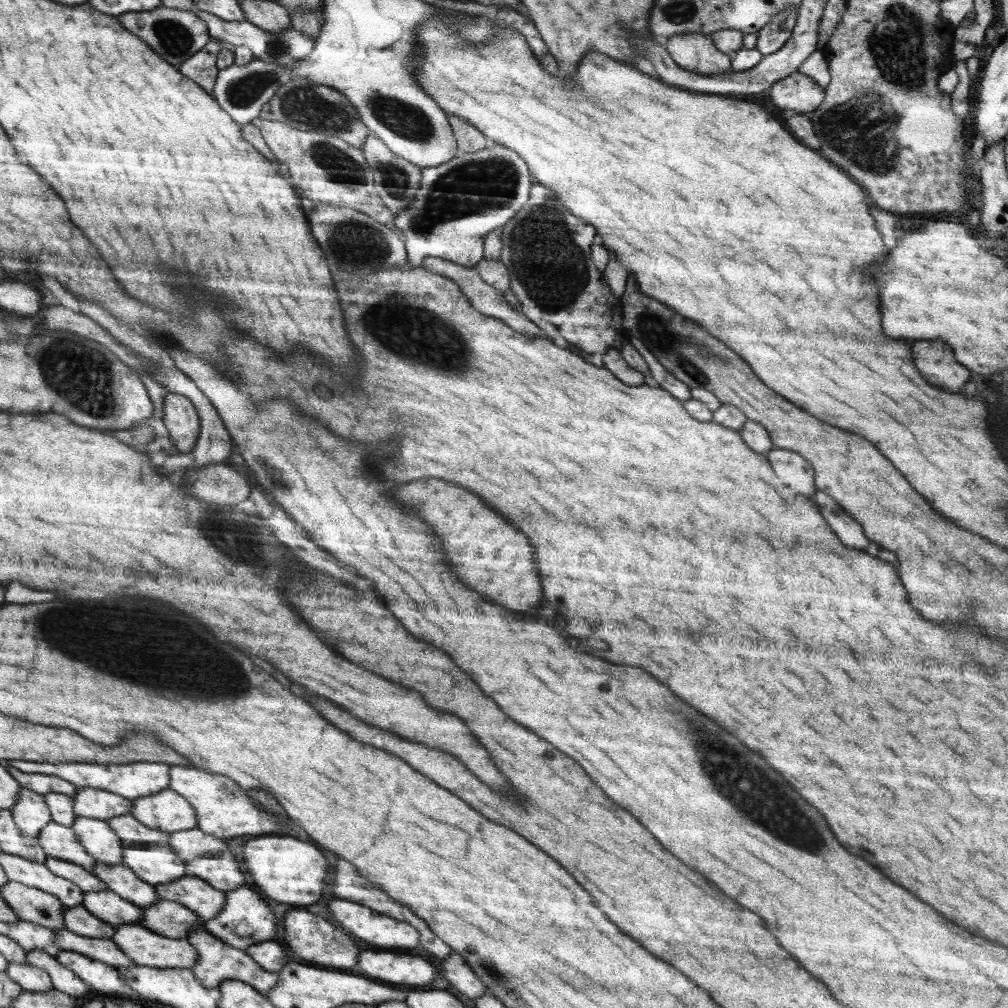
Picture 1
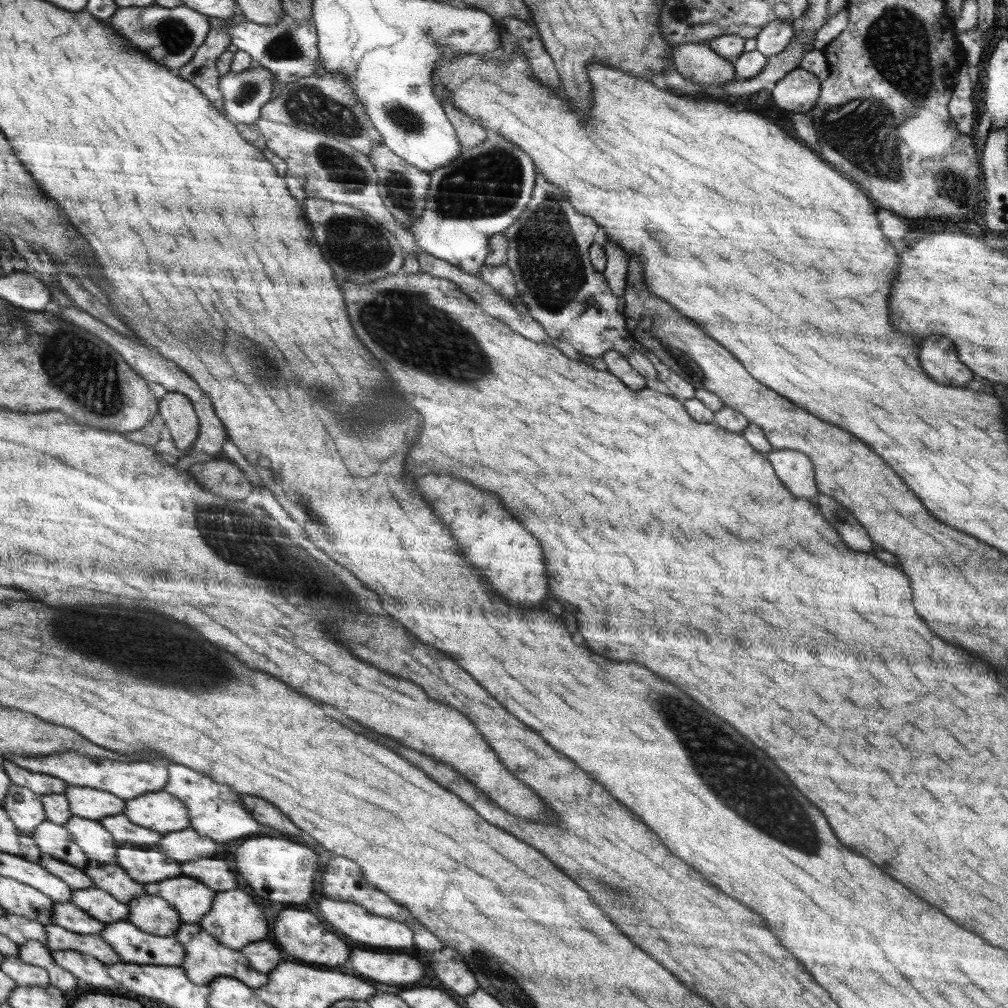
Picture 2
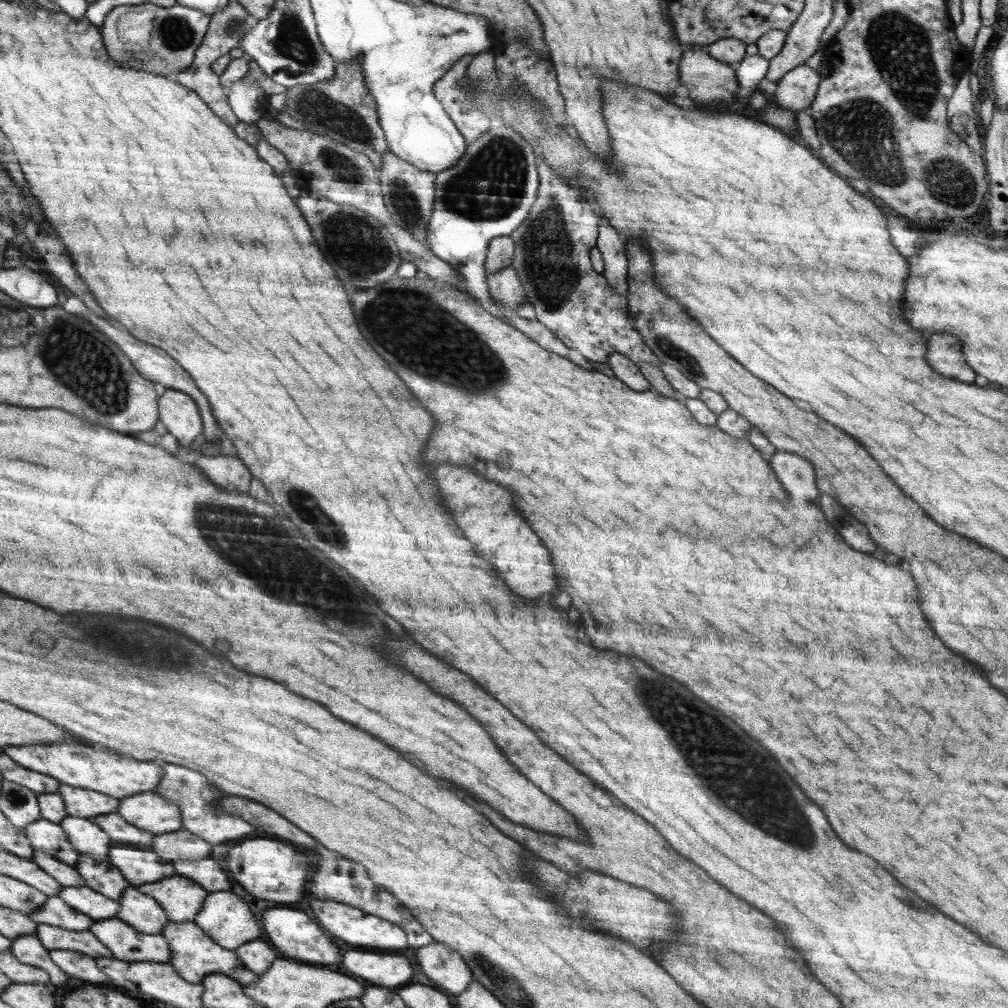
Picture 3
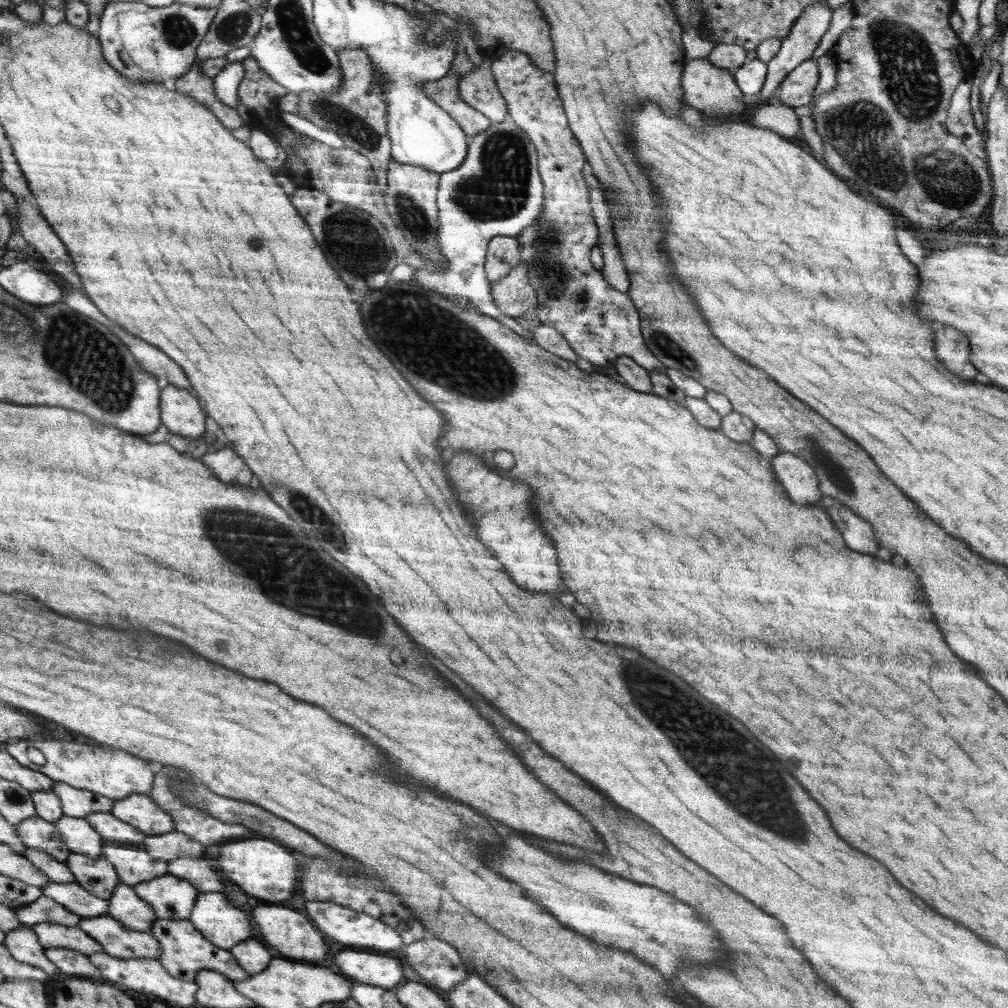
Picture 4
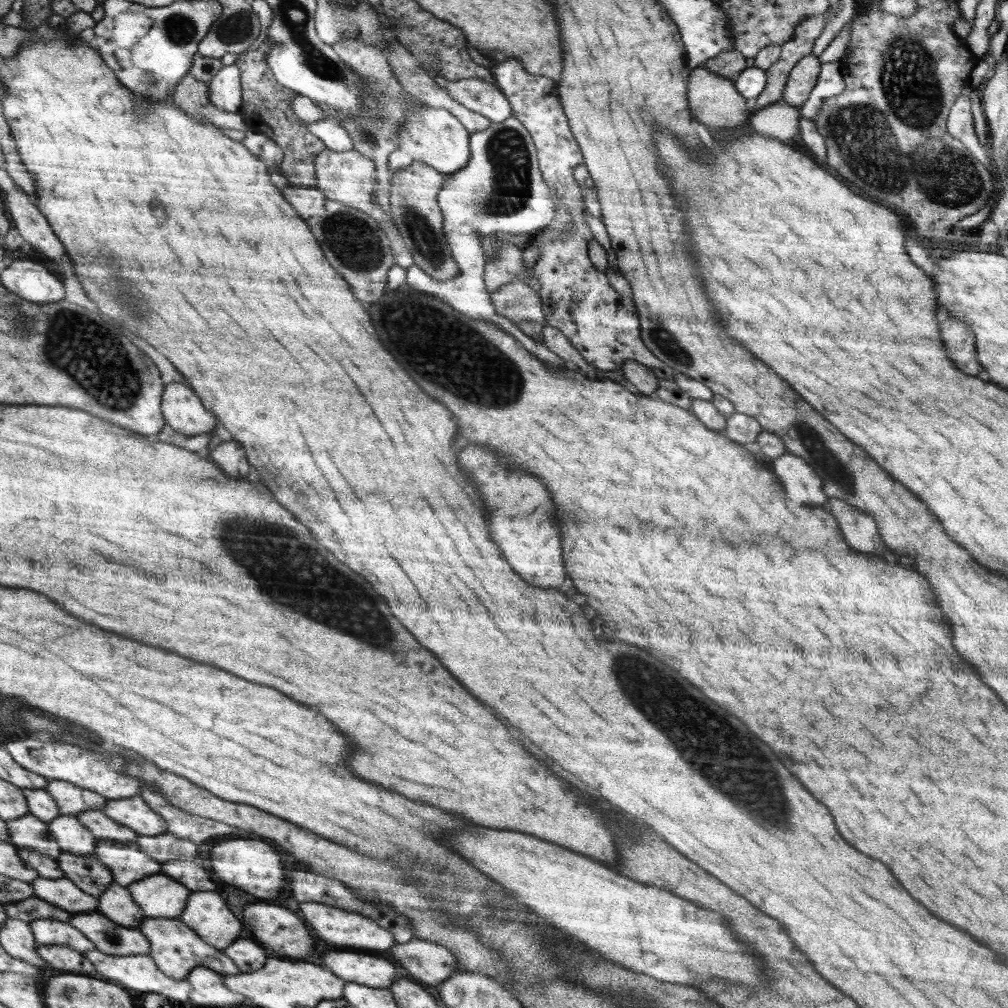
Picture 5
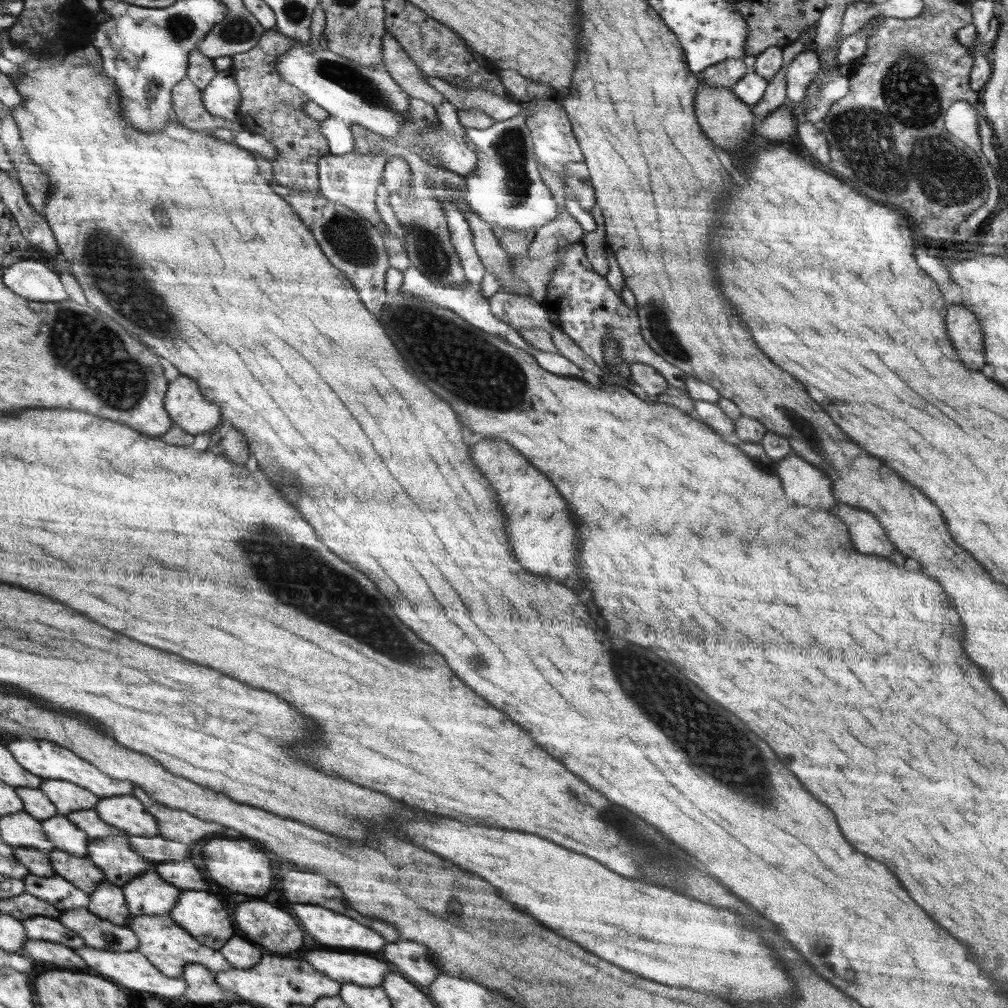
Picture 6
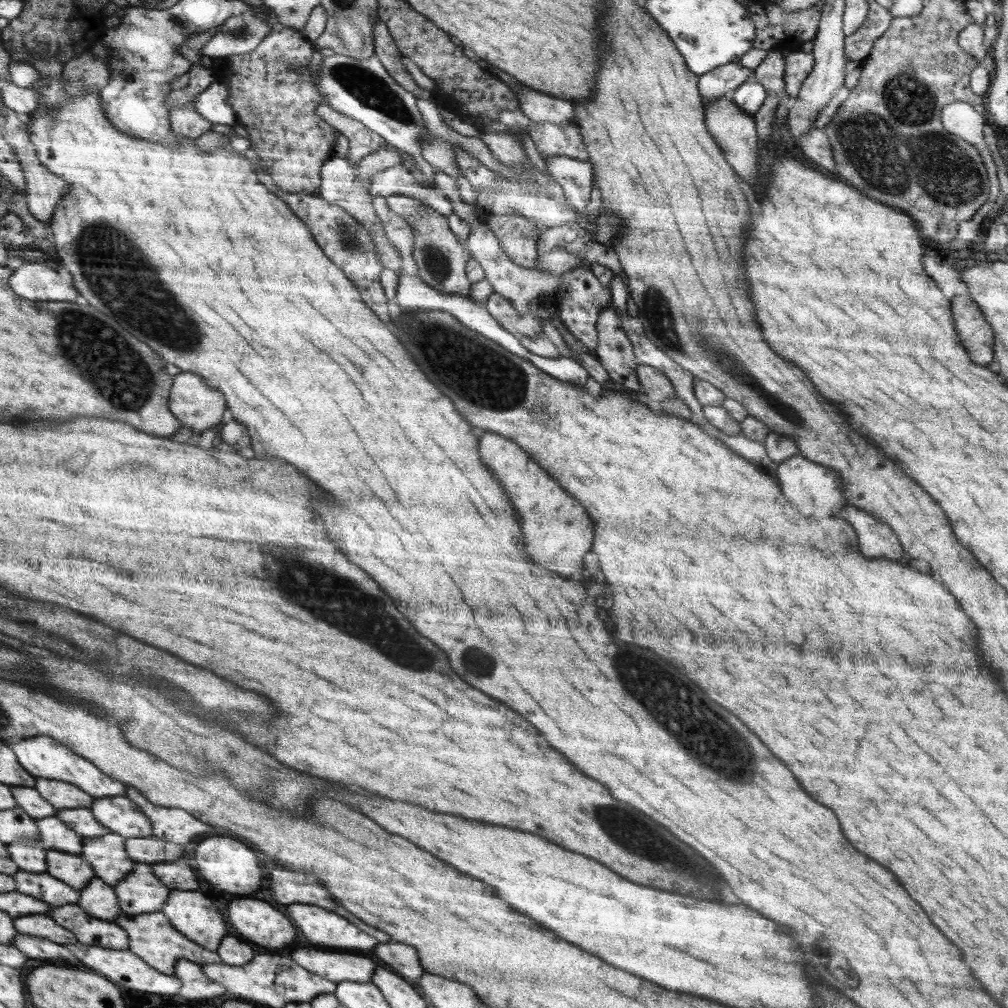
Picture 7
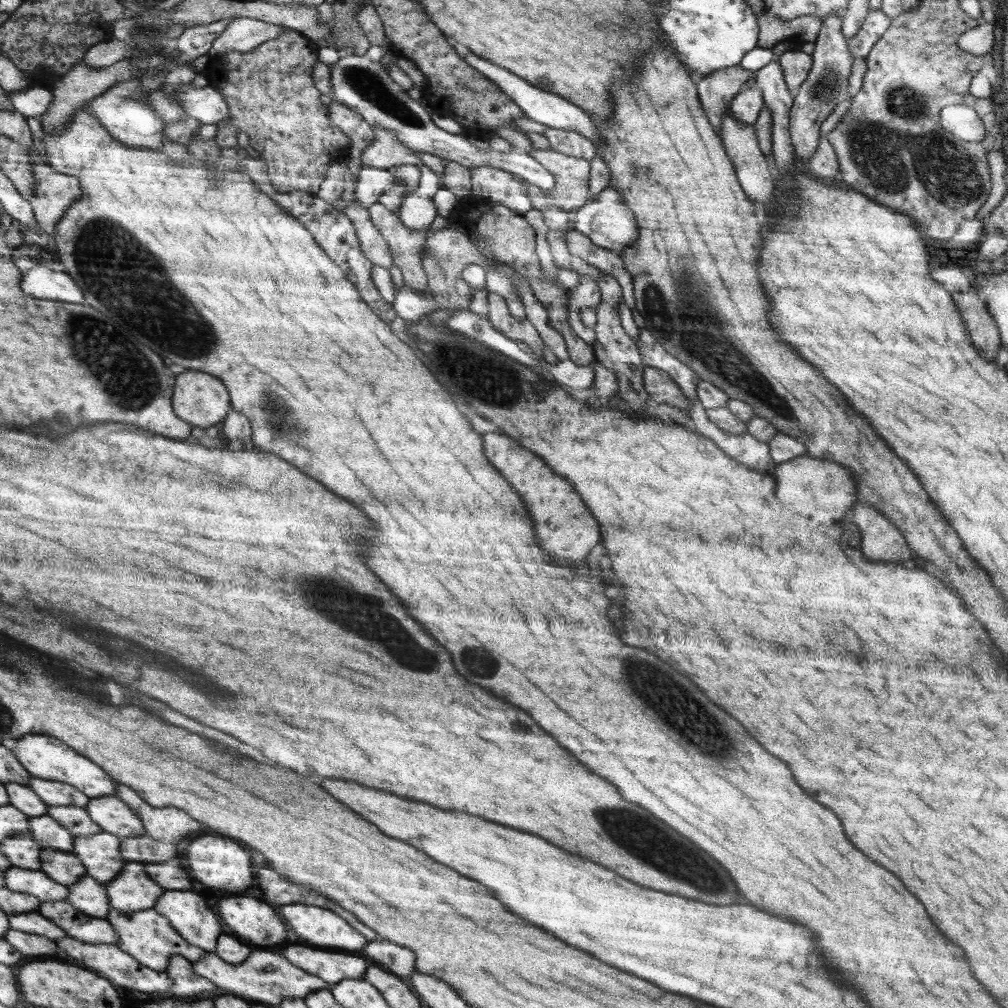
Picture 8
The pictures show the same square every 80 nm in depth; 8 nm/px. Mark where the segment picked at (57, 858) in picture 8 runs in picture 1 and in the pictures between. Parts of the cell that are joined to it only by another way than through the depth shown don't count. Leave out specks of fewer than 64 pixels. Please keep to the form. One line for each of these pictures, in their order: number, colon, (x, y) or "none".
1: (119, 878)
2: (111, 877)
3: (102, 876)
4: (99, 876)
5: (93, 876)
6: (85, 874)
7: (73, 869)

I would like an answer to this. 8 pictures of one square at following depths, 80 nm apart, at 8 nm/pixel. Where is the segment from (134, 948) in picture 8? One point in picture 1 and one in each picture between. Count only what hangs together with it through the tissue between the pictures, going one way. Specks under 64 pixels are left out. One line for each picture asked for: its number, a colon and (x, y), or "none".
1: (219, 962)
2: (206, 959)
3: (196, 955)
4: (186, 951)
5: (177, 949)
6: (168, 946)
7: (152, 936)

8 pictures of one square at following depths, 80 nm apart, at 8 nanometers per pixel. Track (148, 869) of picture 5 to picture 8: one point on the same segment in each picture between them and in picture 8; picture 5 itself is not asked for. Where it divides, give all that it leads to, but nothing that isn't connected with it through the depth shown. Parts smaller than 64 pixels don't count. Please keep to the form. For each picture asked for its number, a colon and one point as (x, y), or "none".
6: (120, 863)
7: (108, 855)
8: (102, 853)

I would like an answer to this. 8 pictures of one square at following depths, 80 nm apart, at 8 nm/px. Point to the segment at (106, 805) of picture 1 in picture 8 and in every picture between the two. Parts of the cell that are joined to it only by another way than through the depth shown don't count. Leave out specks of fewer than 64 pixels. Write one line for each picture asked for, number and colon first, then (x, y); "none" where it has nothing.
2: (90, 803)
3: (85, 803)
4: (76, 802)
5: (73, 800)
6: (67, 797)
7: (63, 796)
8: (55, 793)

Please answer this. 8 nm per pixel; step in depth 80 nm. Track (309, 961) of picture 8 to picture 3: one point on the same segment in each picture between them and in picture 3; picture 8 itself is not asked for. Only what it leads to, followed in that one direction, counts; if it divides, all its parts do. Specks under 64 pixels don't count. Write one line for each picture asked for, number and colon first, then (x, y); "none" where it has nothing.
3: (385, 970)
4: (364, 968)
5: (356, 968)
6: (363, 970)
7: (337, 967)

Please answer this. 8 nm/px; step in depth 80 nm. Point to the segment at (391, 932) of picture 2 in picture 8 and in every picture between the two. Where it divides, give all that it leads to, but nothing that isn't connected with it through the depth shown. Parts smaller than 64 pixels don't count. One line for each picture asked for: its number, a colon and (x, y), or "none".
3: (353, 925)
4: (345, 925)
5: (335, 926)
6: (328, 927)
7: (318, 925)
8: (321, 927)

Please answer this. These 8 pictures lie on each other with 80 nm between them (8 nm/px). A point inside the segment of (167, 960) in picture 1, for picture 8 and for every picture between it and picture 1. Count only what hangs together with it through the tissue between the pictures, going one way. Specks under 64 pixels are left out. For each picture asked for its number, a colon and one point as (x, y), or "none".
2: (134, 945)
3: (125, 942)
4: (118, 940)
5: (115, 939)
6: (98, 933)
7: (89, 930)
8: (77, 924)

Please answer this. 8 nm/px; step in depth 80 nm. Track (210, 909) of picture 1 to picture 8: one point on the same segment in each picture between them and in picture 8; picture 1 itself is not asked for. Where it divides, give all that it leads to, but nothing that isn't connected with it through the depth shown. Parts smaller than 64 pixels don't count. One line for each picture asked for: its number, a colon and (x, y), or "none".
2: (191, 898)
3: (182, 899)
4: (172, 898)
5: (158, 895)
6: (148, 894)
7: (142, 891)
8: (132, 889)

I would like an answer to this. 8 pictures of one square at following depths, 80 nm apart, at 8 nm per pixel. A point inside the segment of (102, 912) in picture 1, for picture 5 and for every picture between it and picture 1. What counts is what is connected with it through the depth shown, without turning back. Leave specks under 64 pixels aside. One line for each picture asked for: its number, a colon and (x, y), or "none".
2: (100, 904)
3: (83, 898)
4: (71, 895)
5: (61, 892)

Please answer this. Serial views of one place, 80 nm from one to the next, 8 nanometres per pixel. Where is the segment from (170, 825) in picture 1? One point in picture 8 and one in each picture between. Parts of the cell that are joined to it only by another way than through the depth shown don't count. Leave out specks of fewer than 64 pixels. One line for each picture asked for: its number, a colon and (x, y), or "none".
2: (161, 811)
3: (149, 811)
4: (139, 810)
5: (134, 812)
6: (126, 813)
7: (120, 814)
8: (113, 815)

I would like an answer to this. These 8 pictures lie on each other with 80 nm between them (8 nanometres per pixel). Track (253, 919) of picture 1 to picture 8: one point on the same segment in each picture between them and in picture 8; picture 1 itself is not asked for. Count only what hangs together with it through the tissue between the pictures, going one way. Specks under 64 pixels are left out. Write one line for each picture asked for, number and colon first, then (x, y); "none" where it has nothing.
2: (234, 920)
3: (227, 919)
4: (220, 922)
5: (206, 913)
6: (200, 913)
7: (192, 913)
8: (187, 912)

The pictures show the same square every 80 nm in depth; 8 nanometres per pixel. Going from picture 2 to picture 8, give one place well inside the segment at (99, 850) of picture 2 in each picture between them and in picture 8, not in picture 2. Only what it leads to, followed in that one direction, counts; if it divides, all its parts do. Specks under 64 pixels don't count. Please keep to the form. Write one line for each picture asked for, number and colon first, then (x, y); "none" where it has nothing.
3: (86, 836)
4: (81, 838)
5: (72, 835)
6: (65, 835)
7: (56, 835)
8: (47, 832)

